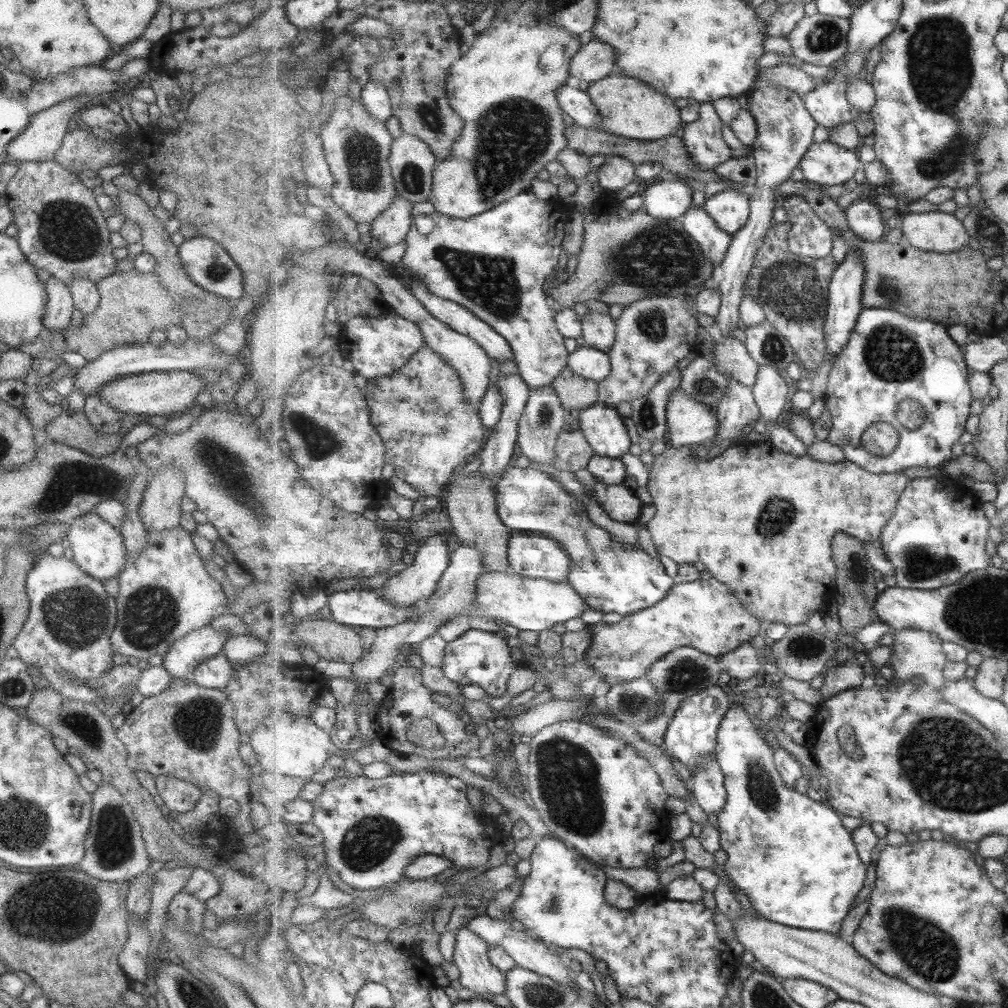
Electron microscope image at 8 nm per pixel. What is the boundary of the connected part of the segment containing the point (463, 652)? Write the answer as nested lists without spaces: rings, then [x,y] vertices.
[[[469,629],[446,646],[446,655],[442,669],[444,673],[461,686],[477,684],[487,693],[487,697],[498,697],[505,694],[509,676],[513,674],[512,641],[494,632]]]

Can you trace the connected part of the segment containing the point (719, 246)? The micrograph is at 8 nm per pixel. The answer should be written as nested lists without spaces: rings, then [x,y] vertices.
[[[691,207],[681,218],[687,232],[698,241],[703,255],[715,267],[721,267],[732,243],[732,235],[724,231],[701,207]]]

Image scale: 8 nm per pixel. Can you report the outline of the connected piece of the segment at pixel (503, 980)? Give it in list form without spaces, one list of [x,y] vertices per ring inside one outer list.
[[[468,928],[456,932],[454,964],[461,973],[460,984],[478,994],[476,998],[487,998],[494,994],[506,994],[508,980],[488,955],[489,945]]]

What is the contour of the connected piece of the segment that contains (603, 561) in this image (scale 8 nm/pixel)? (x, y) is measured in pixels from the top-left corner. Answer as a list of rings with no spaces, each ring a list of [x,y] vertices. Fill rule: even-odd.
[[[511,467],[496,482],[496,493],[498,500],[498,513],[501,520],[514,531],[533,531],[550,537],[555,537],[565,552],[571,556],[571,574],[569,582],[575,587],[575,590],[587,601],[591,609],[599,610],[602,613],[617,612],[623,618],[651,608],[654,604],[661,602],[669,594],[671,588],[677,582],[676,577],[671,577],[665,571],[665,566],[657,557],[649,556],[643,552],[639,546],[625,547],[611,536],[609,530],[601,528],[595,524],[588,516],[575,497],[563,489],[560,481],[552,474],[535,470],[535,468]]]

